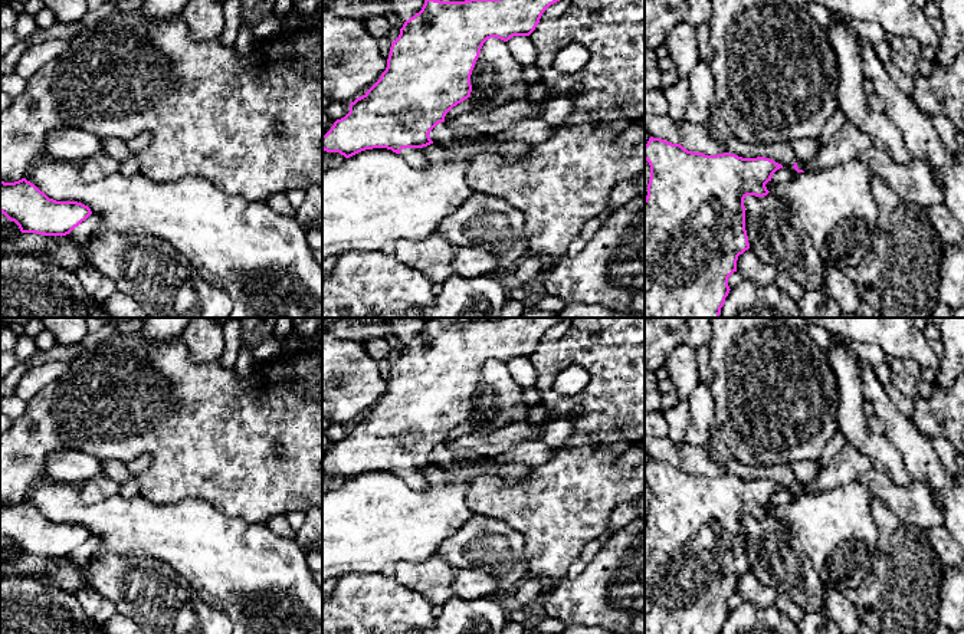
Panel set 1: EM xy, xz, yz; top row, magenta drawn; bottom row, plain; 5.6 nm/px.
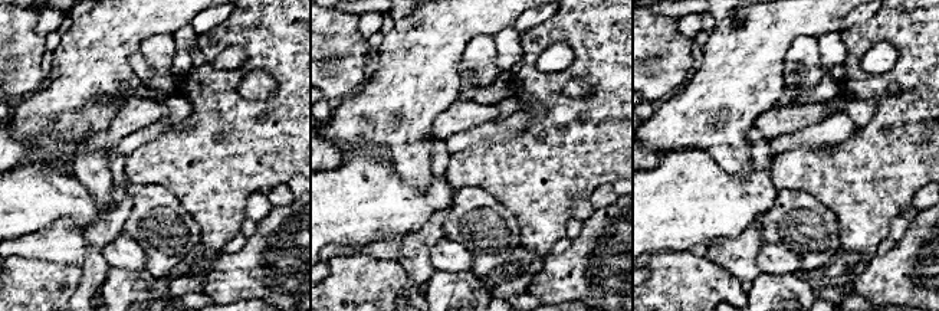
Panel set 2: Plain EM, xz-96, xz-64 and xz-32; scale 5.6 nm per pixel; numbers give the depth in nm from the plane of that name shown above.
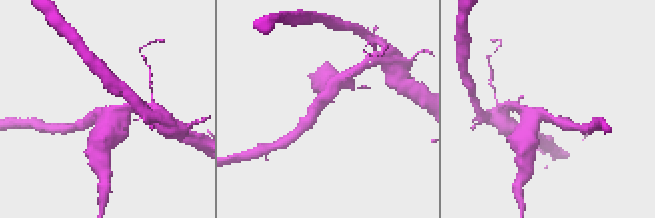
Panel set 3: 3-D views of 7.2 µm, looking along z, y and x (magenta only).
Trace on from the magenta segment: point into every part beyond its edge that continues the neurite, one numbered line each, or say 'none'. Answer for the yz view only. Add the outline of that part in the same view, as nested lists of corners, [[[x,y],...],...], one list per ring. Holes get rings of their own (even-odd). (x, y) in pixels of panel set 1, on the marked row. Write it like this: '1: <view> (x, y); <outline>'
1: yz (848, 143); [[[846,121],[832,139],[820,147],[819,152],[810,161],[797,161],[797,168],[804,173],[822,171],[853,160],[870,148],[873,148],[872,138]]]

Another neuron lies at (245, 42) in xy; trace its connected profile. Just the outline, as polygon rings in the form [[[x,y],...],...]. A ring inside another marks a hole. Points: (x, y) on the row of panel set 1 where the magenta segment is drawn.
[[[242,22],[240,30],[233,45],[235,50],[240,56],[247,56],[253,52],[256,42],[258,40],[255,37],[255,27],[252,27],[247,22]]]

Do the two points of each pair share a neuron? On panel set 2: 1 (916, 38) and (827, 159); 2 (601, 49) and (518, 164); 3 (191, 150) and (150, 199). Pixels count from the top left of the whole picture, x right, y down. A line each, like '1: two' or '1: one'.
1: one
2: one
3: two

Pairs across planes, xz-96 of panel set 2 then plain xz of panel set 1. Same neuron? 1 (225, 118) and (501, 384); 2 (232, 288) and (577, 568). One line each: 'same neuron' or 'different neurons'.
1: different neurons
2: different neurons

